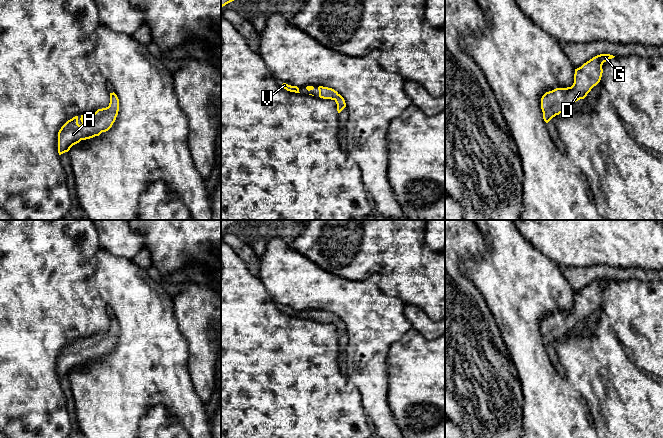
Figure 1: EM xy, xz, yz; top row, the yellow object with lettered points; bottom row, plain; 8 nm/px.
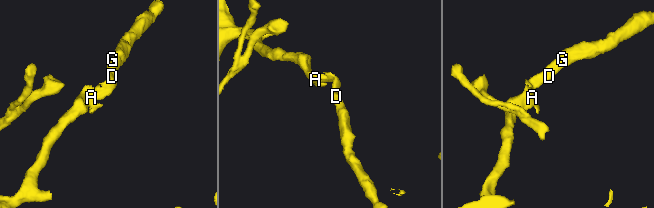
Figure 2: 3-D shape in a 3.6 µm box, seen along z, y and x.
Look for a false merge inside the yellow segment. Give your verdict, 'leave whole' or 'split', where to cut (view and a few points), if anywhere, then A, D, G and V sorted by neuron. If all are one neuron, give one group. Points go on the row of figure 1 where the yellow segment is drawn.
leave whole; cut none; groups A D G V

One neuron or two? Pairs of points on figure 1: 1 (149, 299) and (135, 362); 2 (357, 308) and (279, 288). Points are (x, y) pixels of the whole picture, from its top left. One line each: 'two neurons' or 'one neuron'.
1: one neuron
2: one neuron

